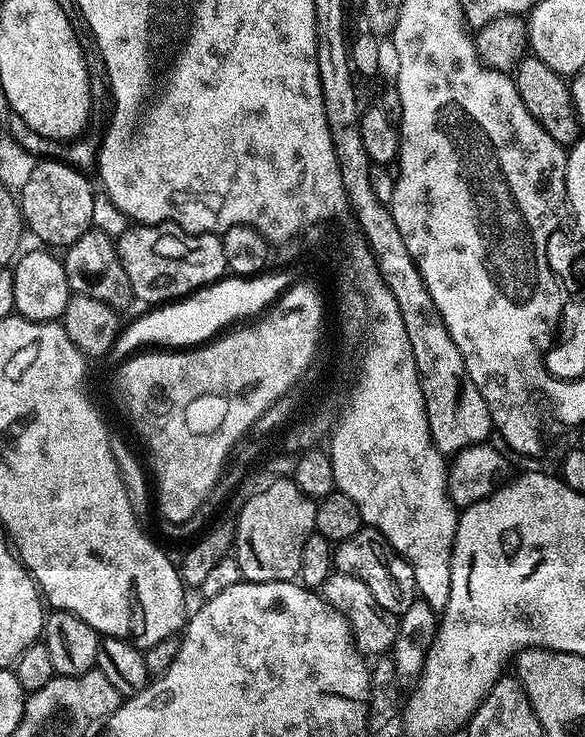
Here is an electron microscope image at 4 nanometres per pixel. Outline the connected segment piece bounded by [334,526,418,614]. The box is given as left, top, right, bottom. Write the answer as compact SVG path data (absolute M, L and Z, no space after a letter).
M363 527L354 538L346 538L346 542L335 545L334 568L336 572L346 574L350 578L358 578L358 582L366 582L378 602L386 610L397 614L410 609L418 599L414 570L407 560L403 560L390 546L390 542L377 528Z

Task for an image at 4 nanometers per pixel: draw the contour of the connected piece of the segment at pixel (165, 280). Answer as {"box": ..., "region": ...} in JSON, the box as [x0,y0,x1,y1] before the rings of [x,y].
{"box":[116,224,226,306],"region":[[[136,224],[118,237],[116,249],[122,270],[130,278],[133,297],[145,300],[148,306],[175,302],[198,288],[215,284],[226,272],[220,236],[210,232],[183,232],[168,224]]]}

